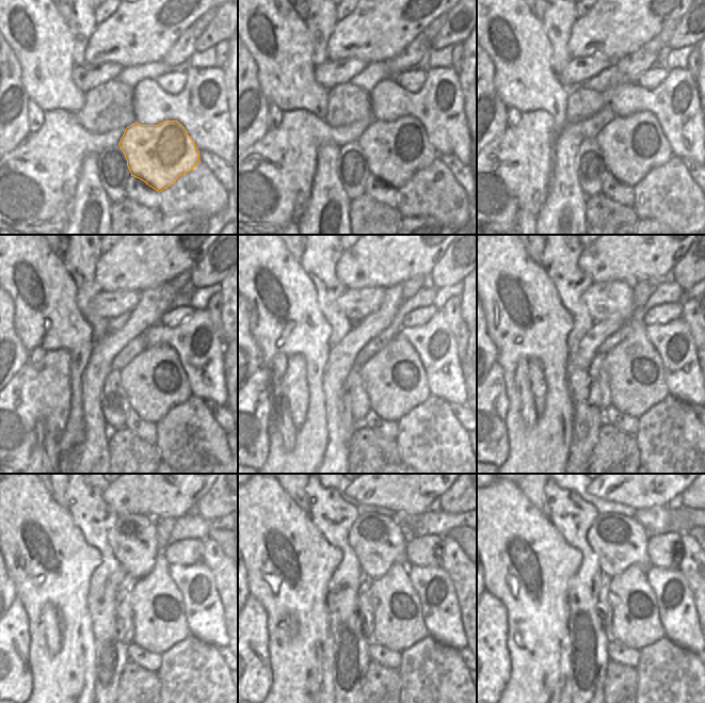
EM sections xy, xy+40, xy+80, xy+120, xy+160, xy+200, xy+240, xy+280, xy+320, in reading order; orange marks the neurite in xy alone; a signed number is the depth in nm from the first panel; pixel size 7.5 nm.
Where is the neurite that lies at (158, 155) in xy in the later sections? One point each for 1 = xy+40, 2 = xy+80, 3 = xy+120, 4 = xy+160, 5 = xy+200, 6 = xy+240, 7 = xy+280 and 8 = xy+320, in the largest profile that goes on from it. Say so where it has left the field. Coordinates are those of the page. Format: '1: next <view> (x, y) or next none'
1: next xy+40 (394, 152)
2: next xy+80 (631, 146)
3: next xy+120 (155, 381)
4: next xy+160 (395, 380)
5: next xy+200 (637, 383)
6: next xy+240 (159, 622)
7: next xy+280 (398, 623)
8: next xy+320 (635, 621)

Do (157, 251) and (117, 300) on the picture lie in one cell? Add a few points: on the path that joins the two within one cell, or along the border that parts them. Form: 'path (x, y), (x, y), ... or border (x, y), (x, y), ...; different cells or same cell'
border (101, 290), (138, 290), (140, 292); different cells

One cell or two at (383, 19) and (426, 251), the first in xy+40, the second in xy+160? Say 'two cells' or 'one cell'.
one cell

